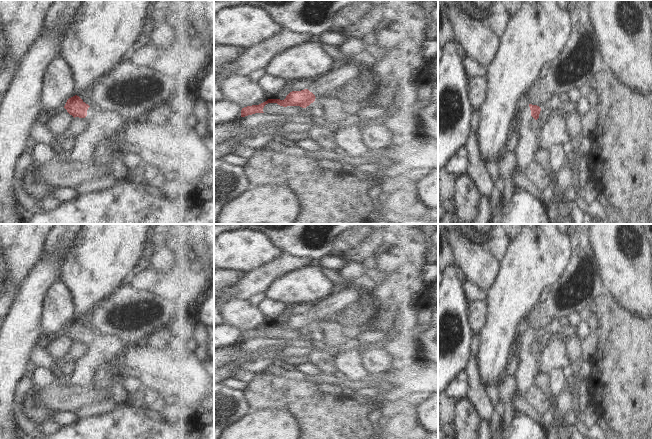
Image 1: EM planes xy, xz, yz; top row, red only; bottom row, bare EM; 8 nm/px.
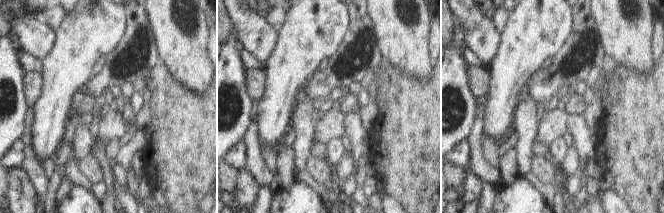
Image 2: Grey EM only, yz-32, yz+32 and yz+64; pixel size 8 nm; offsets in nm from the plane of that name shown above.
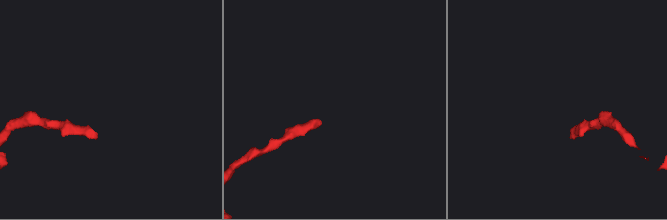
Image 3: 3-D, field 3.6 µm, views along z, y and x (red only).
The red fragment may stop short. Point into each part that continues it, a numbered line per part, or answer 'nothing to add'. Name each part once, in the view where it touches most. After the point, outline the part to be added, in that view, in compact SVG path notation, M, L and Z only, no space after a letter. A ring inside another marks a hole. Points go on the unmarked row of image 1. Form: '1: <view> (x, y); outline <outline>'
1: yz (526, 368); outline M523 327L517 340L517 359L515 365L515 377L517 394L521 398L525 398L527 391L534 386L533 380L539 373L537 370L537 356L531 351L531 347L535 344L531 340L531 334L528 328Z

